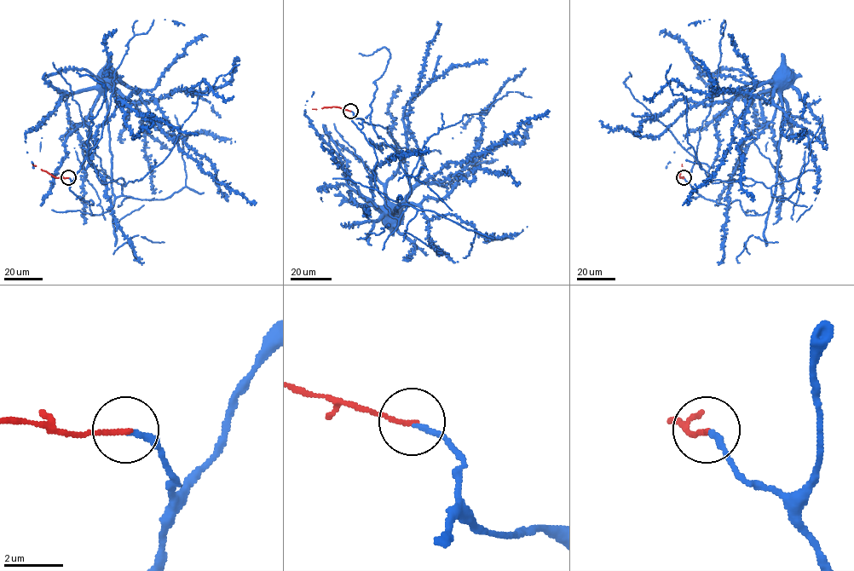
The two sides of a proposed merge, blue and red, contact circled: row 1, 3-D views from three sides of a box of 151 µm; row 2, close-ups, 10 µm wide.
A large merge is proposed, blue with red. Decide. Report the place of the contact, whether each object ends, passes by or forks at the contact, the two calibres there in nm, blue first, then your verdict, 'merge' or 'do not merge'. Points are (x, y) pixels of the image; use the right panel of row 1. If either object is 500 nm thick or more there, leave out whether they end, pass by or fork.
(683, 177) | blue ends | red ends | 160/150 nm | merge

